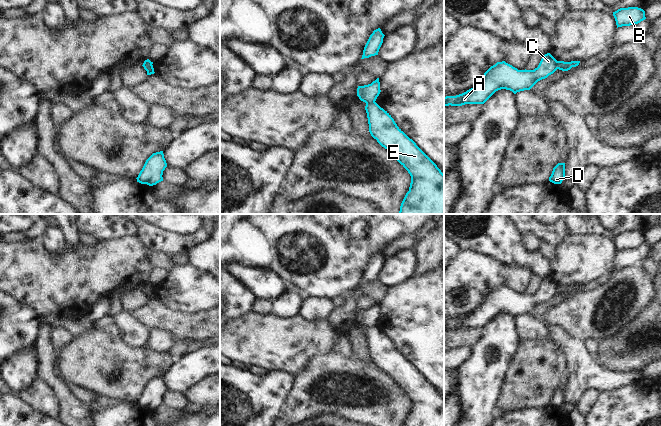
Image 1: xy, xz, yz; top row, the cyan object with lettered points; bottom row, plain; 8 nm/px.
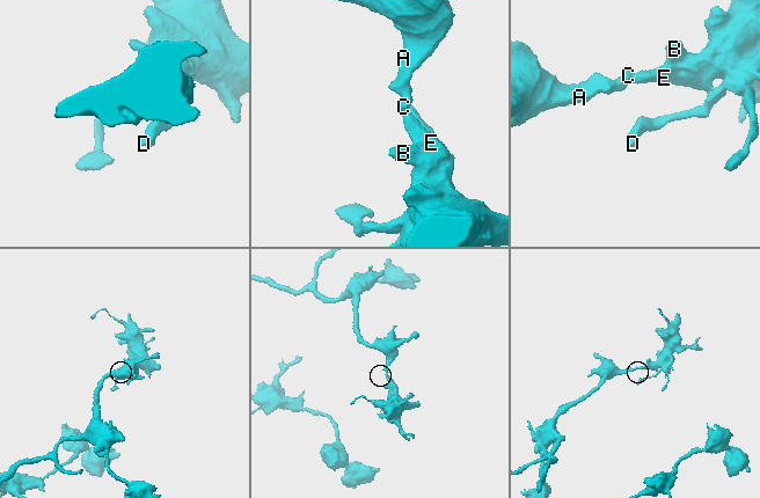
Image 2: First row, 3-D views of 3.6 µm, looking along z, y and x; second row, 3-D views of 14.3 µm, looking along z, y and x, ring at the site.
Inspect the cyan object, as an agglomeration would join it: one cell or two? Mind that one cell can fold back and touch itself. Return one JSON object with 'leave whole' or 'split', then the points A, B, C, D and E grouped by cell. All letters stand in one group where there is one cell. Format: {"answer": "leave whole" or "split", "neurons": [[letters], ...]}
{"answer": "split", "neurons": [["A", "C"], ["B", "D", "E"]]}

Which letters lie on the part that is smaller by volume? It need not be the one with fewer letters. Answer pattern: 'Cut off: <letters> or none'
Cut off: B, D, E

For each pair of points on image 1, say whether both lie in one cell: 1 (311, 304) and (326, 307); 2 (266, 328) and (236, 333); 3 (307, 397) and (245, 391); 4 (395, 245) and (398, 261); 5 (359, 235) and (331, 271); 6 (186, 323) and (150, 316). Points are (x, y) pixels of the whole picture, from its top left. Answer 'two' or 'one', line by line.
1: one
2: one
3: two
4: two
5: one
6: one

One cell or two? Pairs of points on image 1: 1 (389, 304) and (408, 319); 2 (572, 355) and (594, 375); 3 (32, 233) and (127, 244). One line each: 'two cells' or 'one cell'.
1: one cell
2: one cell
3: two cells

